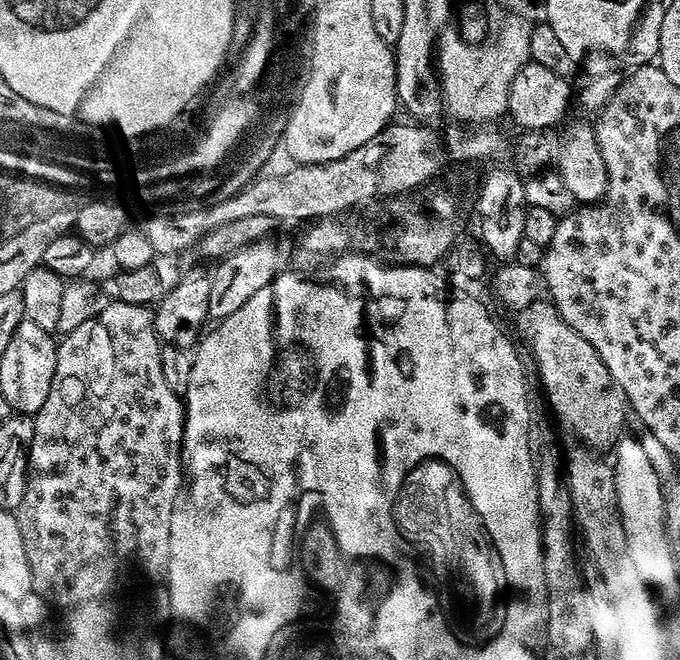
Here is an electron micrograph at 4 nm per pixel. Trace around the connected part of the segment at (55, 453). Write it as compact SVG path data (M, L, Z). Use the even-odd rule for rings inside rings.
M113 300L106 306L106 310L102 310L102 314L90 318L90 322L82 322L82 326L78 326L78 330L67 333L56 345L56 373L54 374L54 382L52 383L50 395L46 397L46 402L42 402L42 410L36 412L32 421L34 438L28 451L28 481L24 487L20 507L15 509L16 521L22 530L22 542L26 542L26 558L30 558L32 591L38 593L42 599L47 600L49 605L56 606L56 604L64 604L60 606L75 606L77 604L85 604L91 600L99 600L107 597L109 594L112 594L108 592L116 592L119 588L124 588L127 584L134 583L135 580L156 580L152 582L160 582L168 575L168 567L170 566L170 518L172 517L172 511L176 509L177 500L182 495L182 485L185 481L184 466L182 463L185 405L182 403L181 397L176 396L174 390L170 390L170 386L166 386L166 378L162 378L161 343L160 335L157 334L156 327L154 326L154 312L149 305L131 304L130 302Z

